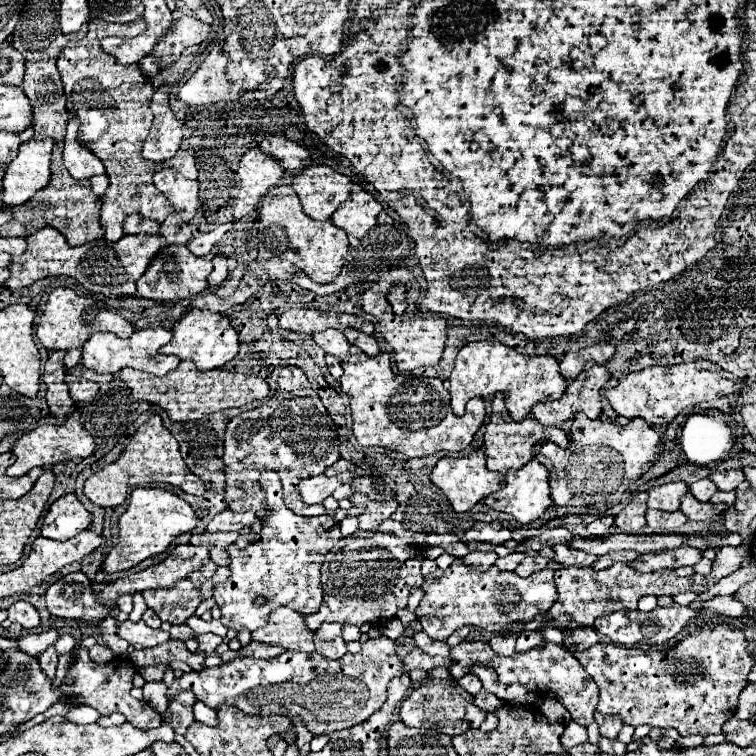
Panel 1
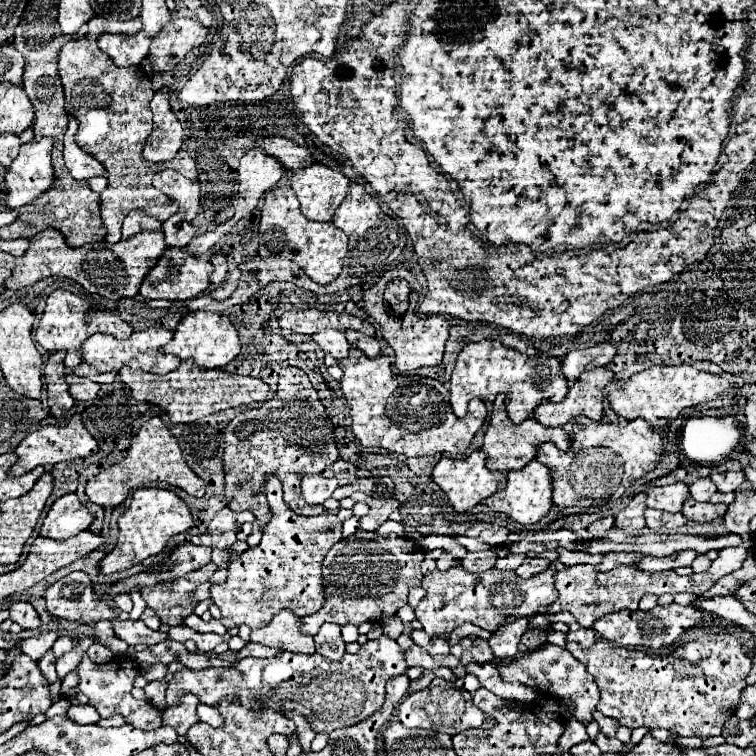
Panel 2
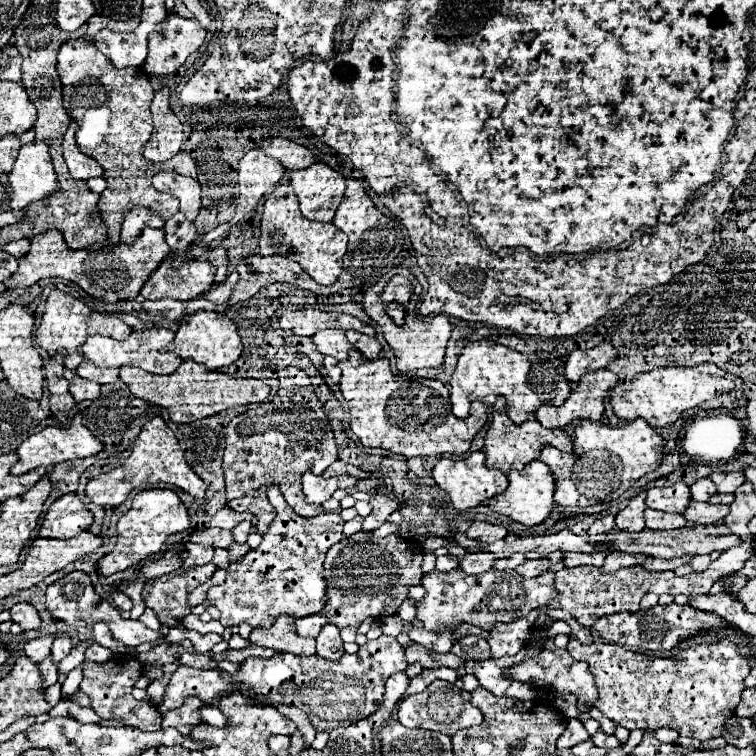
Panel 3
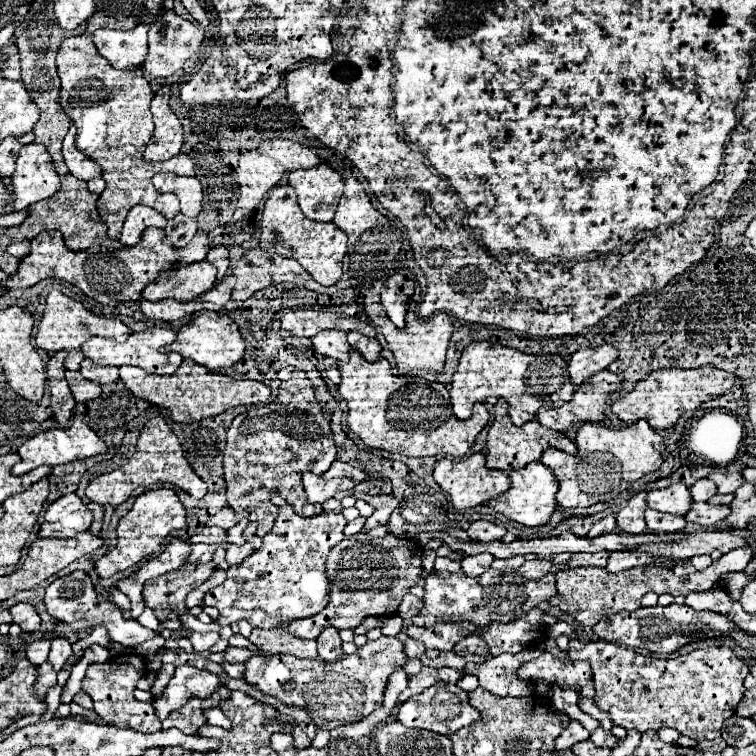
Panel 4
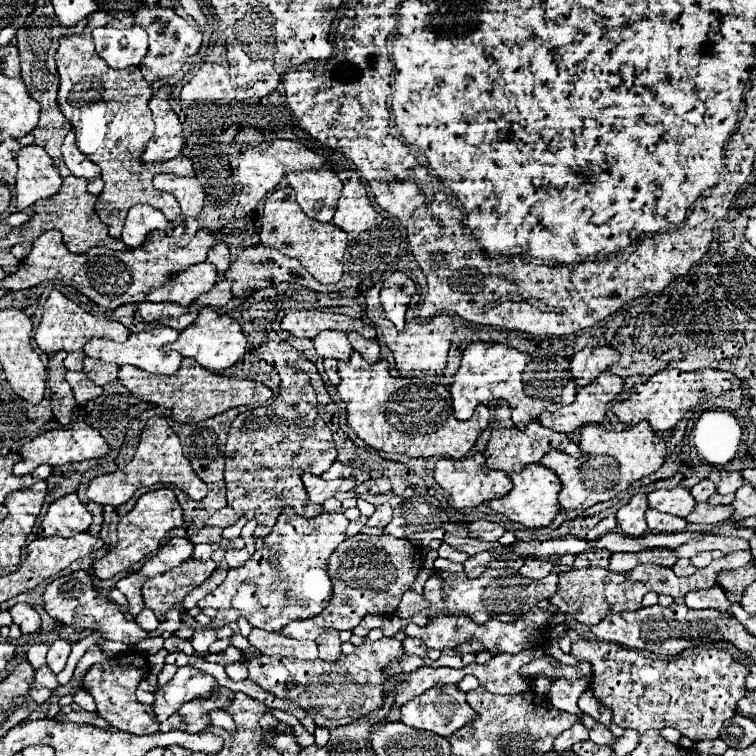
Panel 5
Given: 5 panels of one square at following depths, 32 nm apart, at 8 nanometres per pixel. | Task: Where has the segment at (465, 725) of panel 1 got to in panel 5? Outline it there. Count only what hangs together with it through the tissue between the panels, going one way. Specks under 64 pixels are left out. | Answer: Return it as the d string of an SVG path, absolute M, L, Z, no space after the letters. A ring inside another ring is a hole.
M456 686L430 688L402 708L402 722L406 726L430 730L444 738L450 738L472 718L476 716L466 702L466 694Z

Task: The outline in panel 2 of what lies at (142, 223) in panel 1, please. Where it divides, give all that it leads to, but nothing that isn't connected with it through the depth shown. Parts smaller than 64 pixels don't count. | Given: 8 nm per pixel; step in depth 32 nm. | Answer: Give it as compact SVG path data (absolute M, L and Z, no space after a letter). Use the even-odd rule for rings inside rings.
M134 210L126 216L122 224L122 240L128 240L142 230L160 230L160 228L162 228L162 222L158 218L148 216L144 210Z

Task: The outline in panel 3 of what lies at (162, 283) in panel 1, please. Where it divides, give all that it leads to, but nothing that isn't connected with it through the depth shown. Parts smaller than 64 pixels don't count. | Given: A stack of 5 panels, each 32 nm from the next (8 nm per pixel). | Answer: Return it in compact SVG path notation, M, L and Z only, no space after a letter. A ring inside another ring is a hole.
M168 260L144 284L140 295L148 300L194 300L212 288L214 274L216 268L208 260Z

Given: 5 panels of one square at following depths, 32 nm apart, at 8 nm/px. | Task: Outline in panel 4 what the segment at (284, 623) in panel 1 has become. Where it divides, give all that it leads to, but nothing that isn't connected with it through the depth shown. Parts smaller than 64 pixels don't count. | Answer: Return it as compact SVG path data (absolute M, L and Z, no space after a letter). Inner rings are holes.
M286 626L263 630L254 628L249 636L250 642L262 652L275 655L285 654L296 658L316 658L316 640L300 640L286 632Z

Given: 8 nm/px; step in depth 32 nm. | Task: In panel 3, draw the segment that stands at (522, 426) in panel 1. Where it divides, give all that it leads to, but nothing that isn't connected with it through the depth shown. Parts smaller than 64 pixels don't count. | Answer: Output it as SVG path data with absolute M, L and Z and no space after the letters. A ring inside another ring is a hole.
M494 414L488 434L486 434L486 444L484 444L484 454L486 454L486 466L488 468L498 468L504 474L508 470L522 470L528 462L538 460L540 450L550 444L562 452L572 452L574 444L570 436L564 430L548 430L544 428L538 420L528 420L522 426L516 426L506 414Z

